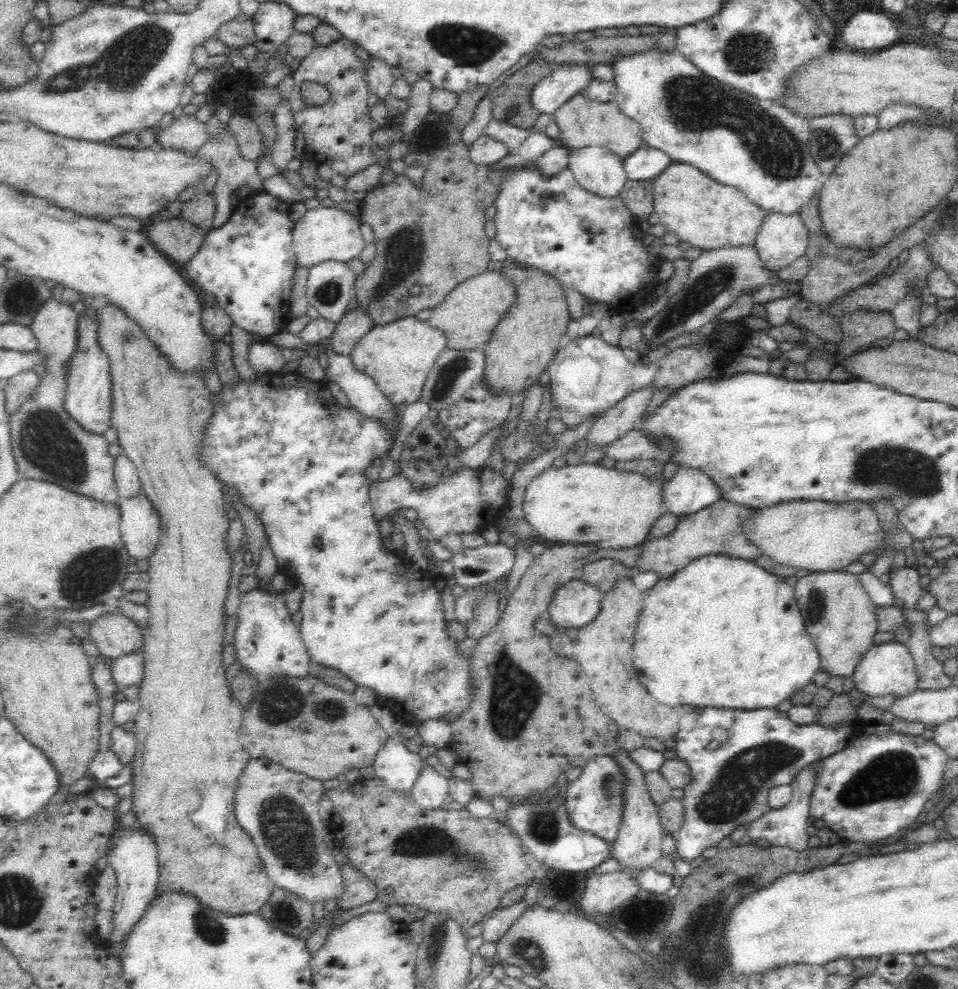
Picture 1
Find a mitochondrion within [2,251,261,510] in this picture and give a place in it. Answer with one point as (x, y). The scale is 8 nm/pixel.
(44, 443)

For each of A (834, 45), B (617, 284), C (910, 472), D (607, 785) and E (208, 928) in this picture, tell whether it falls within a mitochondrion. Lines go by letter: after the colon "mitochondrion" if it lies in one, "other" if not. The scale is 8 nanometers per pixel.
A: other
B: other
C: mitochondrion
D: mitochondrion
E: mitochondrion

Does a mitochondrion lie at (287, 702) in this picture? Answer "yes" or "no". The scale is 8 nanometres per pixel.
yes

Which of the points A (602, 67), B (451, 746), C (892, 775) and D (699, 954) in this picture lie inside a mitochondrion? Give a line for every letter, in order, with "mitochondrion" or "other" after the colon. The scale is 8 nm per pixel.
A: other
B: other
C: mitochondrion
D: mitochondrion

